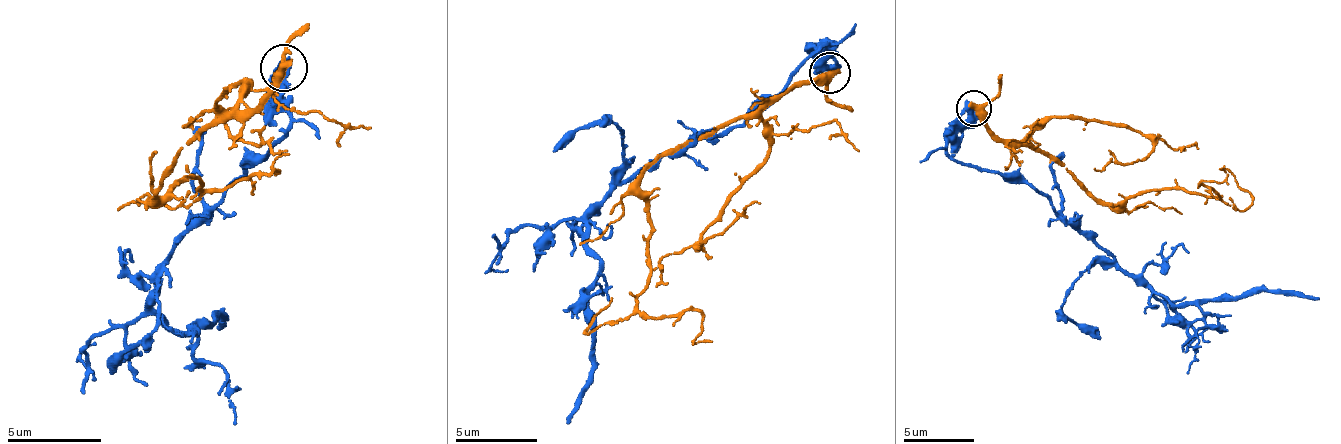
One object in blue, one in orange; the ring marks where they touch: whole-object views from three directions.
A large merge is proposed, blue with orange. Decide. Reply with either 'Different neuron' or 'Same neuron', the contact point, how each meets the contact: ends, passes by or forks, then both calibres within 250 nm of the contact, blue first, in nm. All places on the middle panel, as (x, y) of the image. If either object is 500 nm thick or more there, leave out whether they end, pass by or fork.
Different neuron. Place: (830, 72). Thickness 600 nm (blue) against 400 nm

